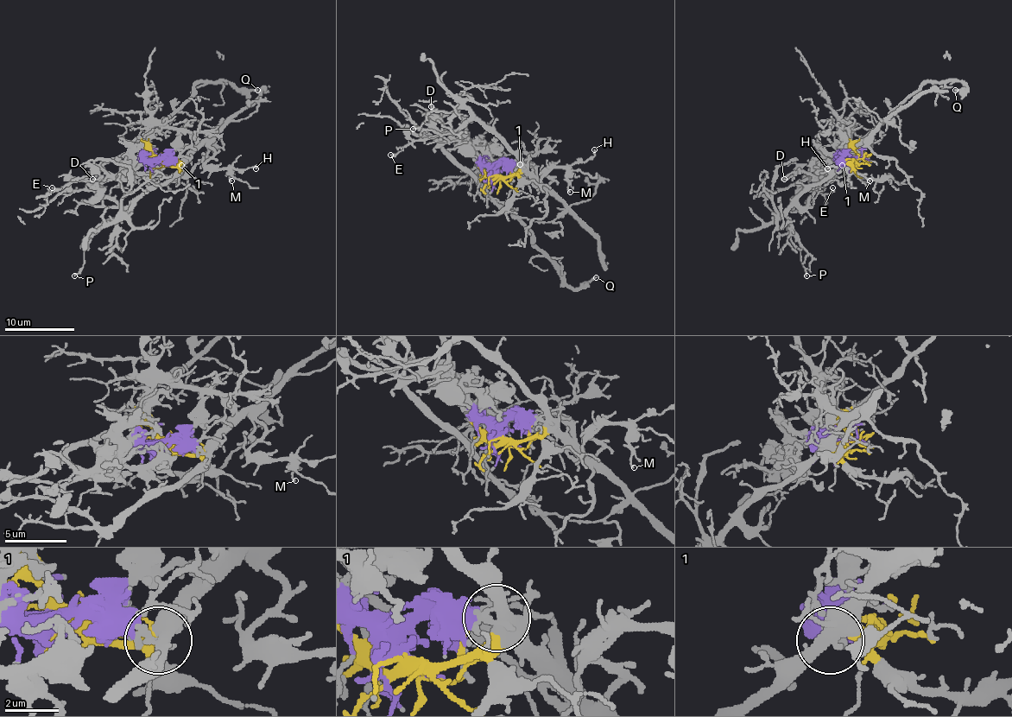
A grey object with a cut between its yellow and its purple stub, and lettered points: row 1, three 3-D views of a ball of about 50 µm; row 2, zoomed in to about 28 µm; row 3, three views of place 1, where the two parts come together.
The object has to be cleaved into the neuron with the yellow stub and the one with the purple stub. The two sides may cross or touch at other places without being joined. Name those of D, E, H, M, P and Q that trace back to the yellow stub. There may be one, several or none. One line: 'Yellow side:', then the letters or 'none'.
Yellow side: E, H, M, P

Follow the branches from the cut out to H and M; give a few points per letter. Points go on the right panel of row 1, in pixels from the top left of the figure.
H: (855, 158), (853, 165), (850, 156), (865, 144), (845, 168), (826, 168)
M: (855, 158), (853, 165), (850, 156), (865, 144), (845, 168), (857, 170), (870, 180)

